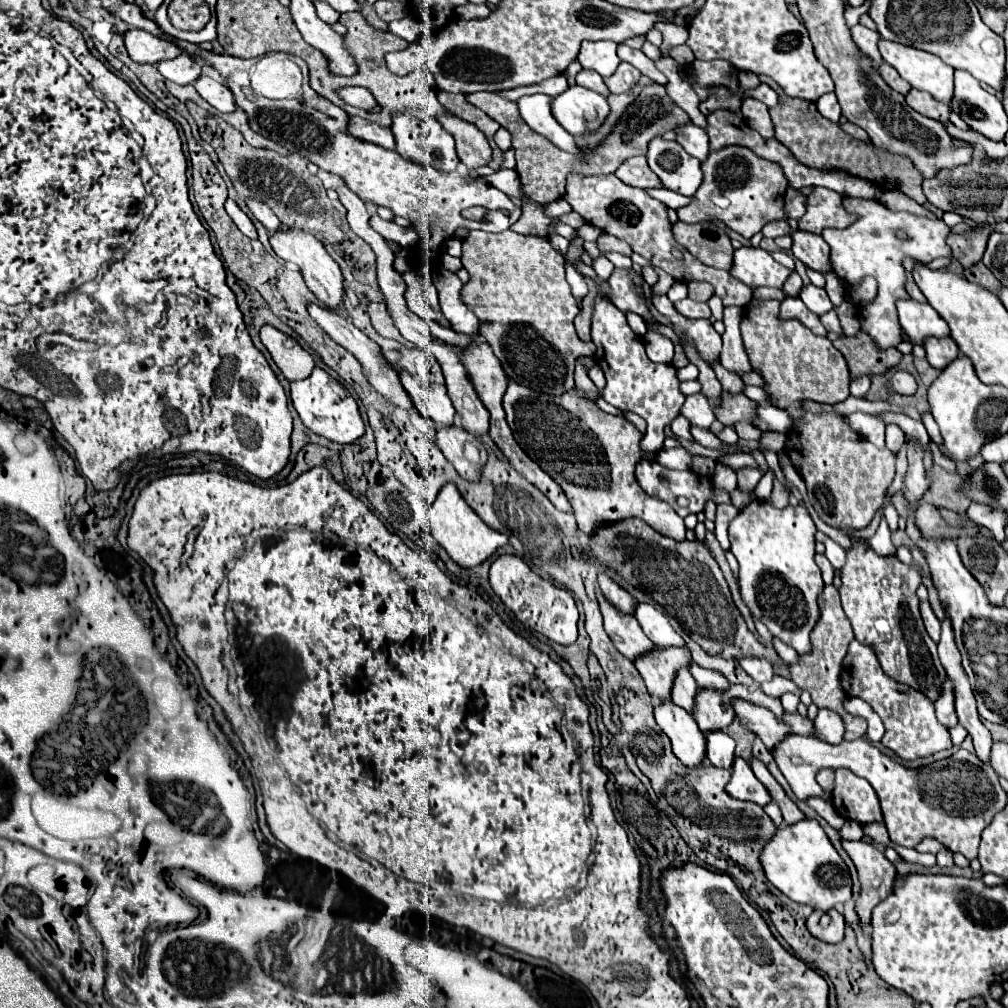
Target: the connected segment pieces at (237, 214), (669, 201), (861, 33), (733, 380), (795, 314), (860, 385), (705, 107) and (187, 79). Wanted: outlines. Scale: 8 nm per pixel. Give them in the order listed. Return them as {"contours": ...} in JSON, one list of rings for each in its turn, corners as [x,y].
{"contours":[[[[230,198],[226,200],[226,212],[228,212],[228,216],[234,220],[234,224],[238,226],[238,230],[240,230],[242,234],[246,234],[248,238],[258,238],[252,220],[250,220],[250,218],[238,208],[238,204],[236,204],[234,200],[230,200]]],[[[649,188],[646,189],[646,192],[648,192],[648,194],[650,194],[653,198],[656,198],[674,210],[677,210],[694,200],[694,196],[685,197],[676,192],[666,190],[665,188]]],[[[856,24],[850,28],[852,30],[852,38],[854,42],[858,44],[858,48],[862,48],[862,52],[866,52],[868,56],[872,56],[872,60],[876,64],[882,62],[882,56],[878,52],[878,40],[880,40],[880,34],[874,32],[874,30],[868,30],[864,28],[862,24]]],[[[716,360],[716,364],[710,364],[710,368],[716,372],[716,378],[718,378],[718,382],[722,384],[722,388],[724,388],[726,392],[730,392],[730,394],[742,392],[744,384],[742,384],[740,376],[738,376],[738,374],[734,374],[734,372],[724,370],[724,368],[722,368],[722,364],[720,364],[720,360]]],[[[786,298],[786,300],[782,302],[782,306],[780,306],[780,318],[782,318],[782,320],[798,318],[798,320],[800,320],[804,326],[808,326],[814,334],[826,336],[826,328],[822,326],[820,318],[818,318],[814,312],[810,312],[810,310],[800,302],[800,298]]],[[[868,376],[854,378],[852,384],[850,384],[850,394],[856,396],[856,398],[864,398],[864,394],[868,392],[868,388],[870,388],[870,378]]],[[[712,88],[708,102],[702,102],[700,106],[702,114],[710,114],[712,110],[730,110],[730,112],[738,112],[740,108],[740,100],[736,96],[730,96],[728,92],[724,92],[724,88]]],[[[182,52],[180,56],[176,56],[172,60],[164,60],[158,64],[158,72],[164,78],[168,78],[170,82],[182,84],[182,86],[192,84],[200,76],[200,70],[202,70],[202,66],[186,52]]]]}

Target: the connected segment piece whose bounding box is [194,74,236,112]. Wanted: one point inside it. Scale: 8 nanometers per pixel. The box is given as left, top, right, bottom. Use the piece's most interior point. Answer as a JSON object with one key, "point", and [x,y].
{"point":[214,93]}

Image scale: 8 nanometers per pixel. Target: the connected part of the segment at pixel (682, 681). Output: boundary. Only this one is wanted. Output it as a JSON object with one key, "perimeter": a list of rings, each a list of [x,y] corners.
{"perimeter":[[[680,668],[680,672],[676,672],[676,680],[672,684],[672,702],[676,706],[684,708],[686,712],[692,712],[694,696],[696,696],[696,682],[694,682],[692,674],[688,672],[688,668]]]}

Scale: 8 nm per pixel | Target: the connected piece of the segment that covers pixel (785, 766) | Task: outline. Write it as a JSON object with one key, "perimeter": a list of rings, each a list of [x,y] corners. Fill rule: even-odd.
{"perimeter":[[[790,734],[776,746],[772,756],[778,762],[780,772],[788,780],[798,800],[806,802],[809,797],[821,797],[832,803],[831,794],[825,792],[816,782],[816,772],[822,768],[848,768],[854,774],[866,778],[878,794],[884,824],[894,844],[914,848],[922,838],[934,836],[948,850],[964,854],[968,860],[978,856],[980,834],[988,826],[996,812],[1006,806],[1006,792],[998,782],[998,774],[990,764],[978,760],[968,750],[958,750],[954,756],[934,762],[930,766],[910,770],[888,756],[884,756],[868,740],[842,740],[840,744],[824,744],[812,736]]]}

